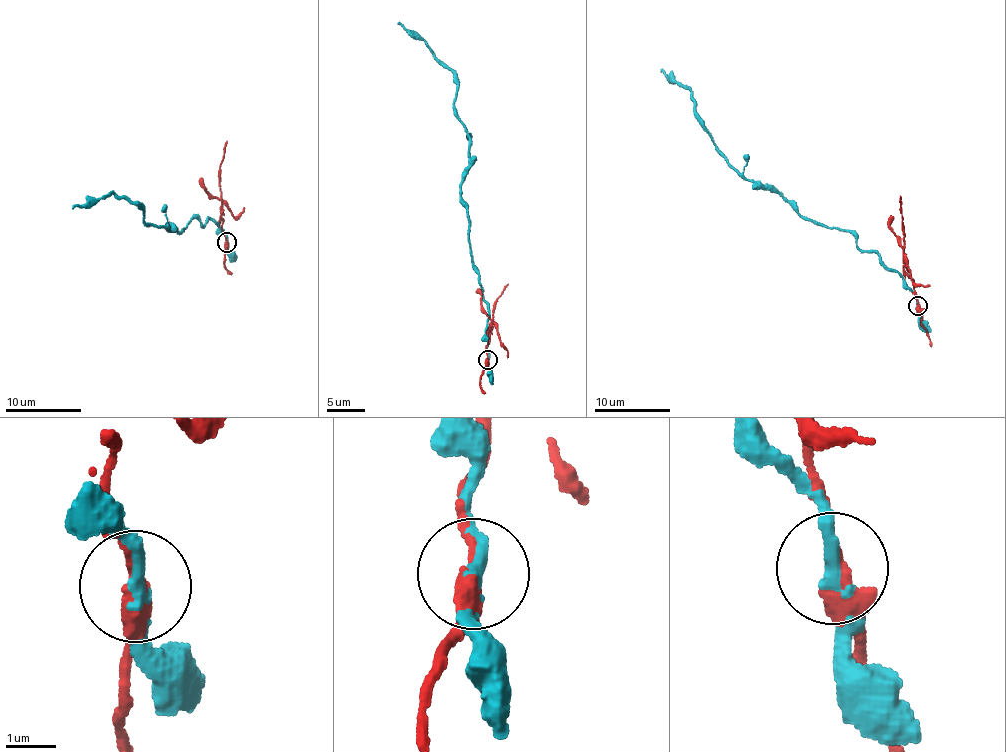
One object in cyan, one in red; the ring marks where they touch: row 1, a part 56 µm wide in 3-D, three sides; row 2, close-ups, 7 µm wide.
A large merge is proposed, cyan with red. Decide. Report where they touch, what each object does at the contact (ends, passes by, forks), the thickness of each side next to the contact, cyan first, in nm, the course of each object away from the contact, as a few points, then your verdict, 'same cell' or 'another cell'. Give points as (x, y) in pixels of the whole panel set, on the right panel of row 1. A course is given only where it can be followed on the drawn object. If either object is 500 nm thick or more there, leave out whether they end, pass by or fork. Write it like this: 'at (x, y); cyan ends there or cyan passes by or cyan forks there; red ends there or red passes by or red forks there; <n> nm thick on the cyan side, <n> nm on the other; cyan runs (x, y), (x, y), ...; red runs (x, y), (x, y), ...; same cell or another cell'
at (917, 305); cyan passes by; red passes by; 260 nm thick on the cyan side, 300 nm on the other; cyan runs (918, 304), (851, 232), (803, 219), (731, 168), (689, 90), (660, 71); red runs (918, 304), (915, 282), (907, 273), (903, 252), (900, 195); another cell

